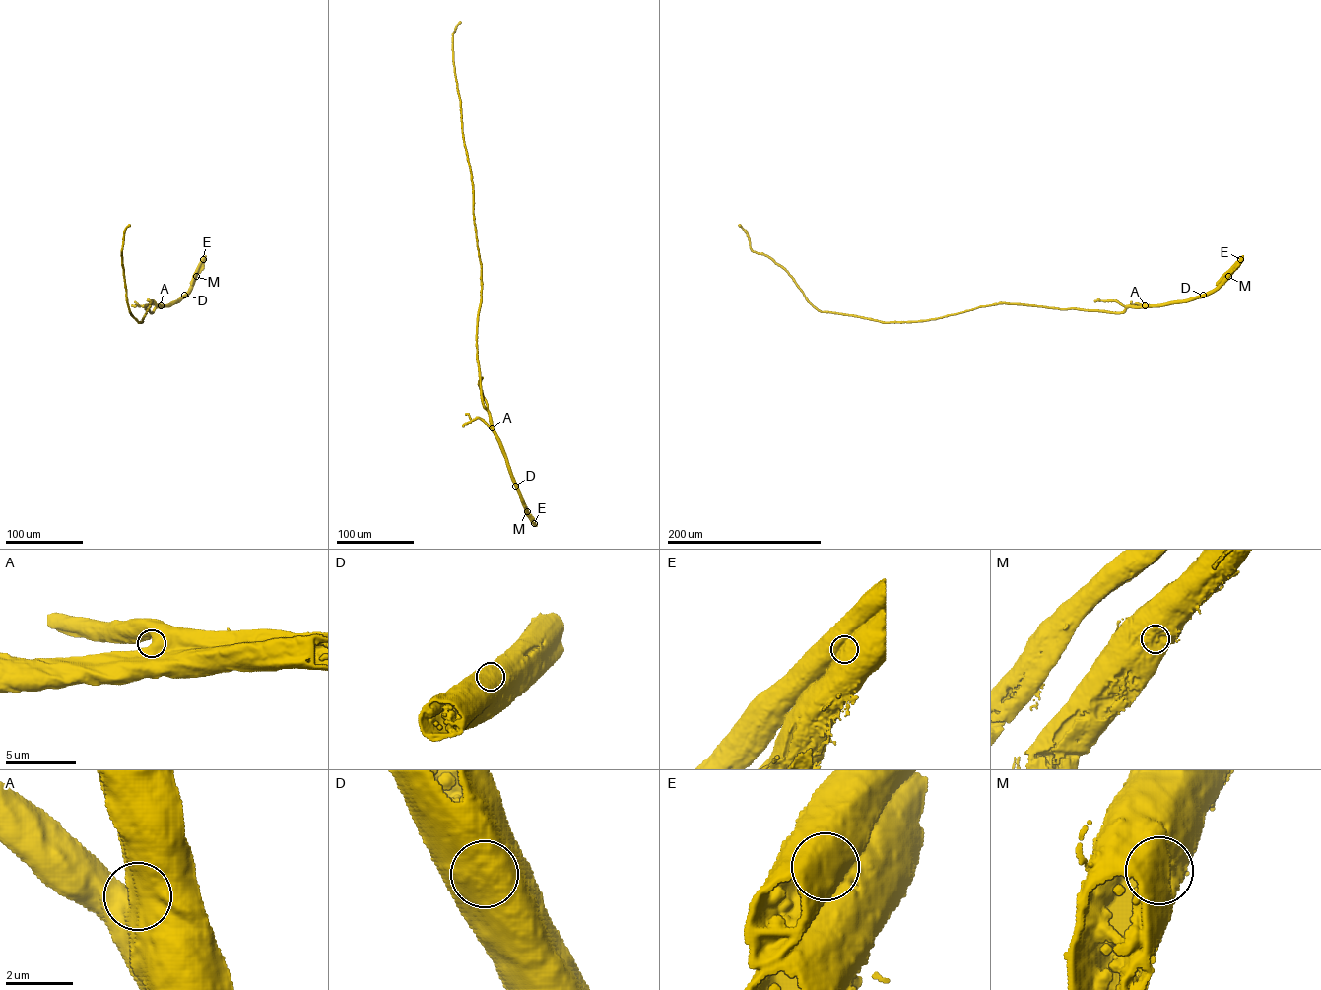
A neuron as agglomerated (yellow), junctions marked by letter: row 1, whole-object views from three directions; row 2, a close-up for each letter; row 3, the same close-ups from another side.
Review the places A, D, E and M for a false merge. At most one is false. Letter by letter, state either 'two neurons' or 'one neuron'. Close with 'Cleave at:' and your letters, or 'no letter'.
A: one neuron
D: one neuron
E: two neurons
M: one neuron
Cleave at: E

